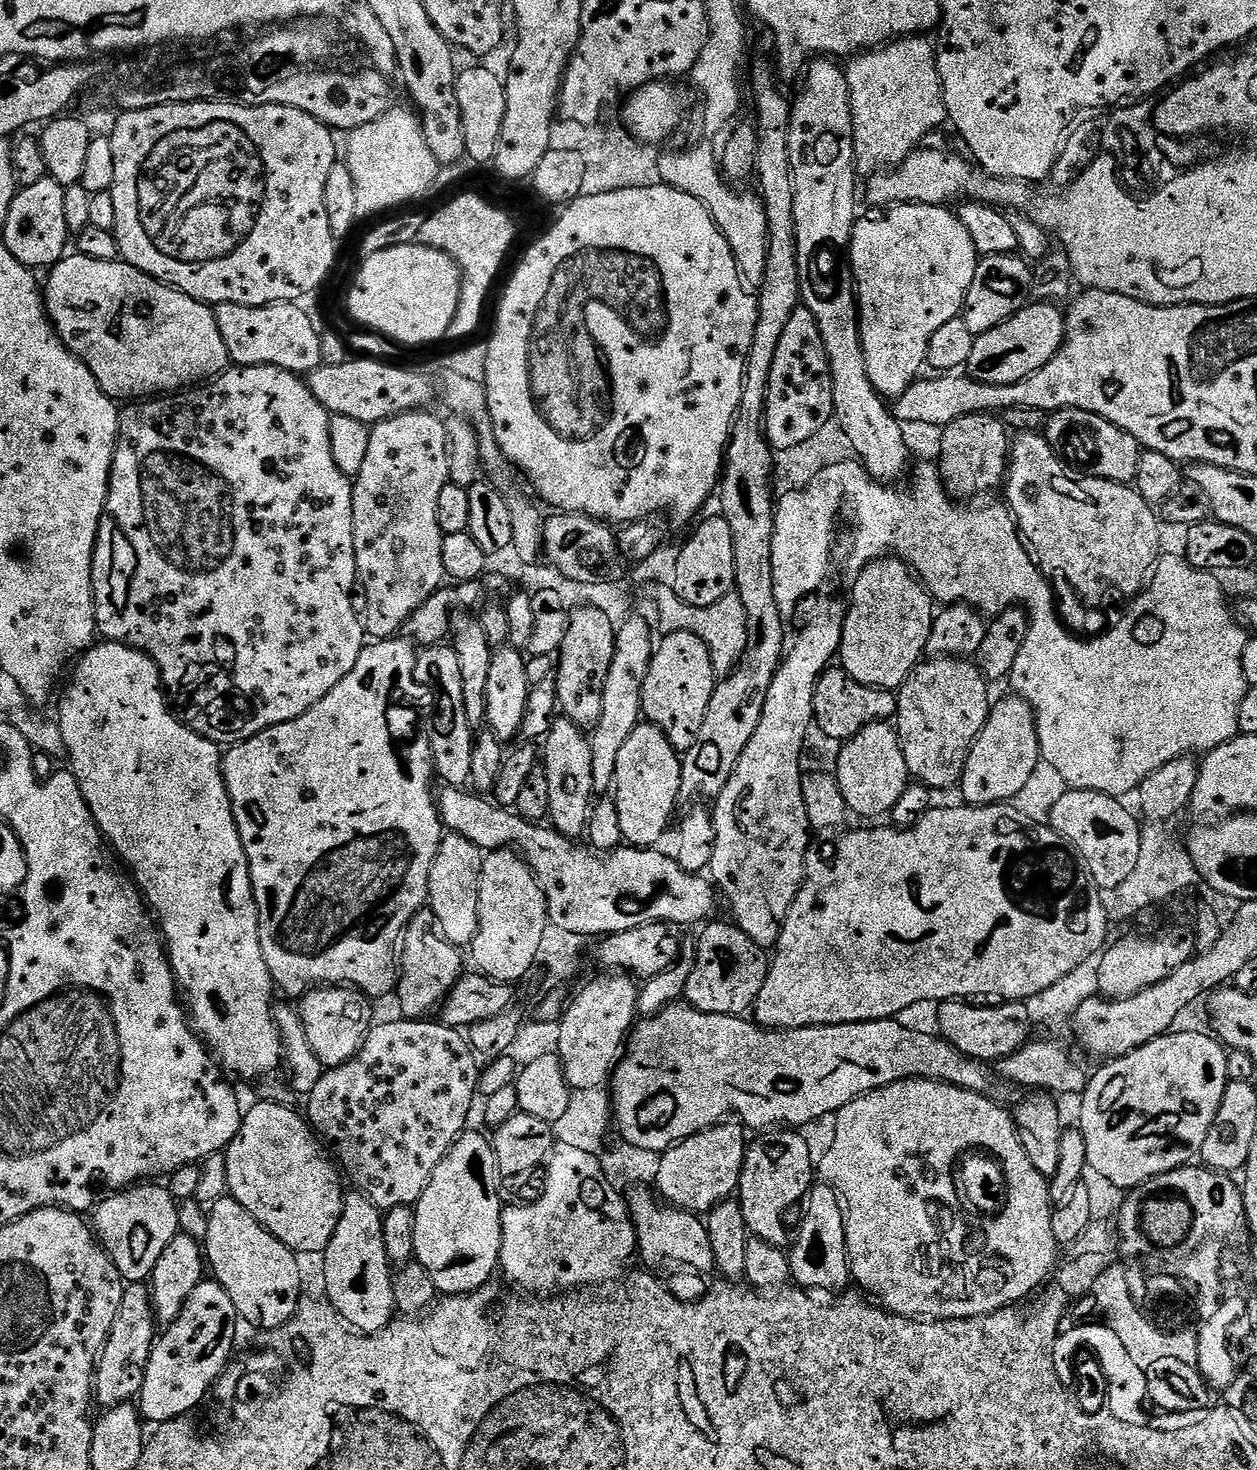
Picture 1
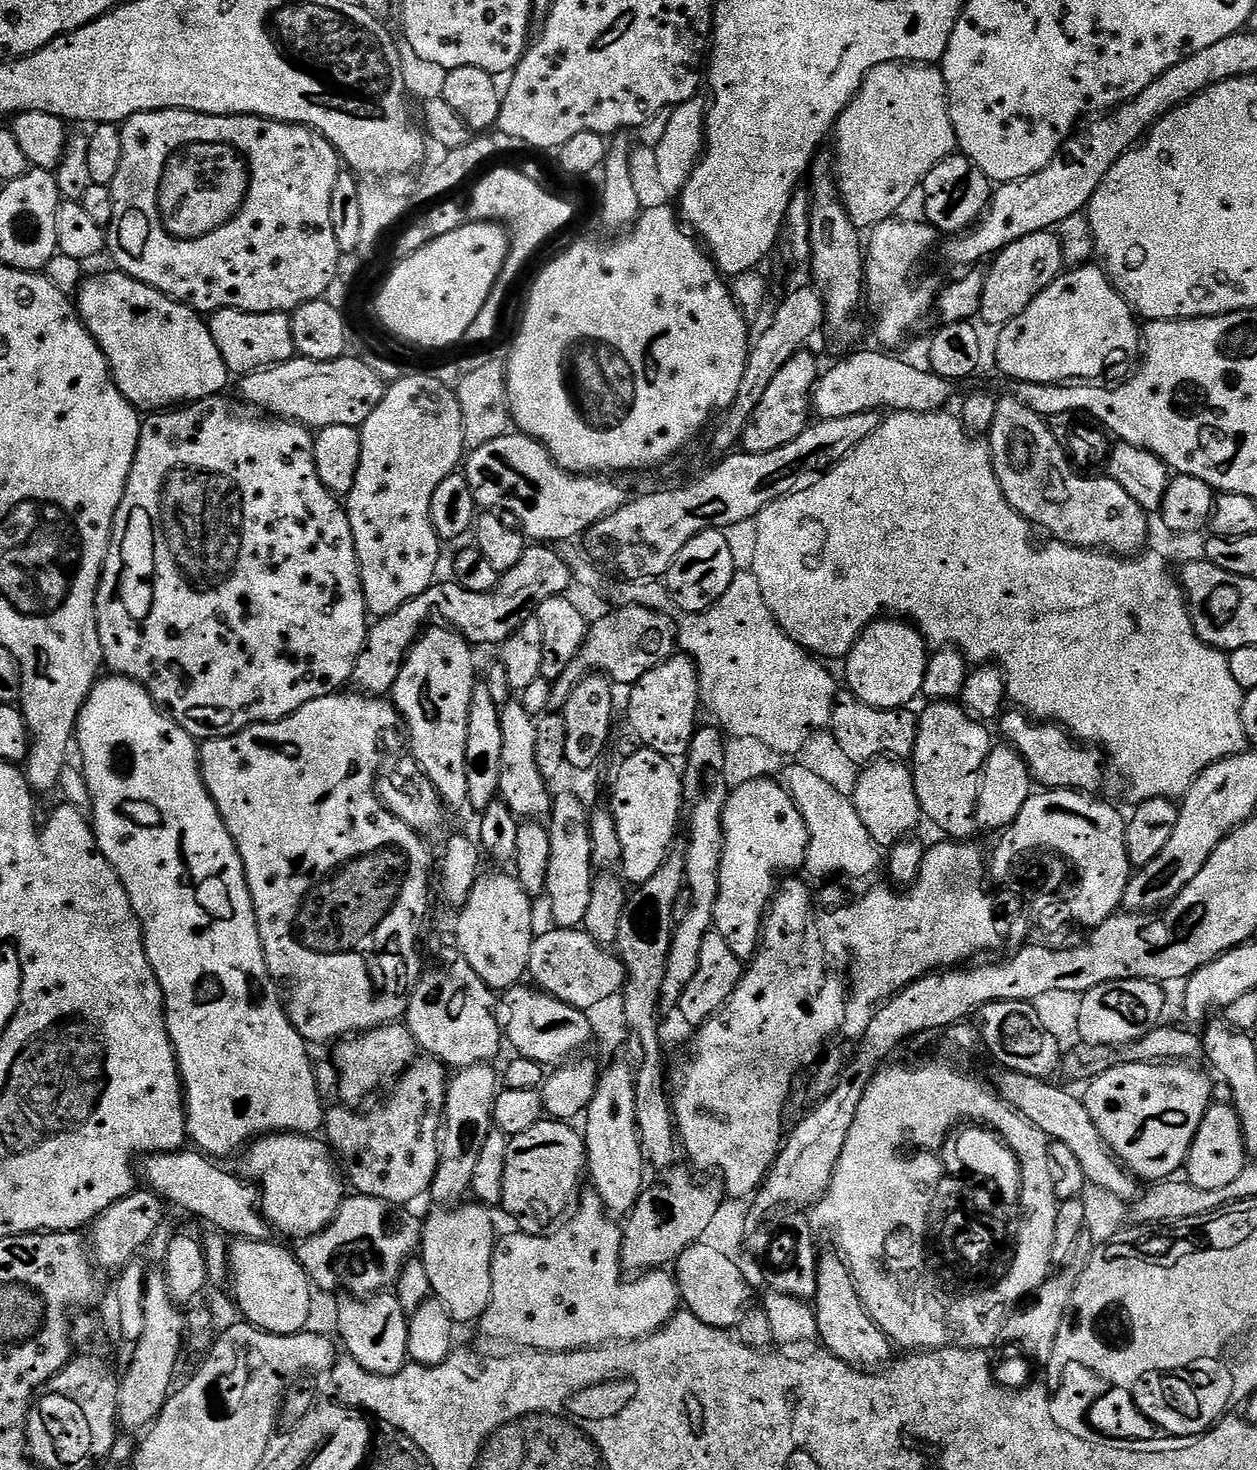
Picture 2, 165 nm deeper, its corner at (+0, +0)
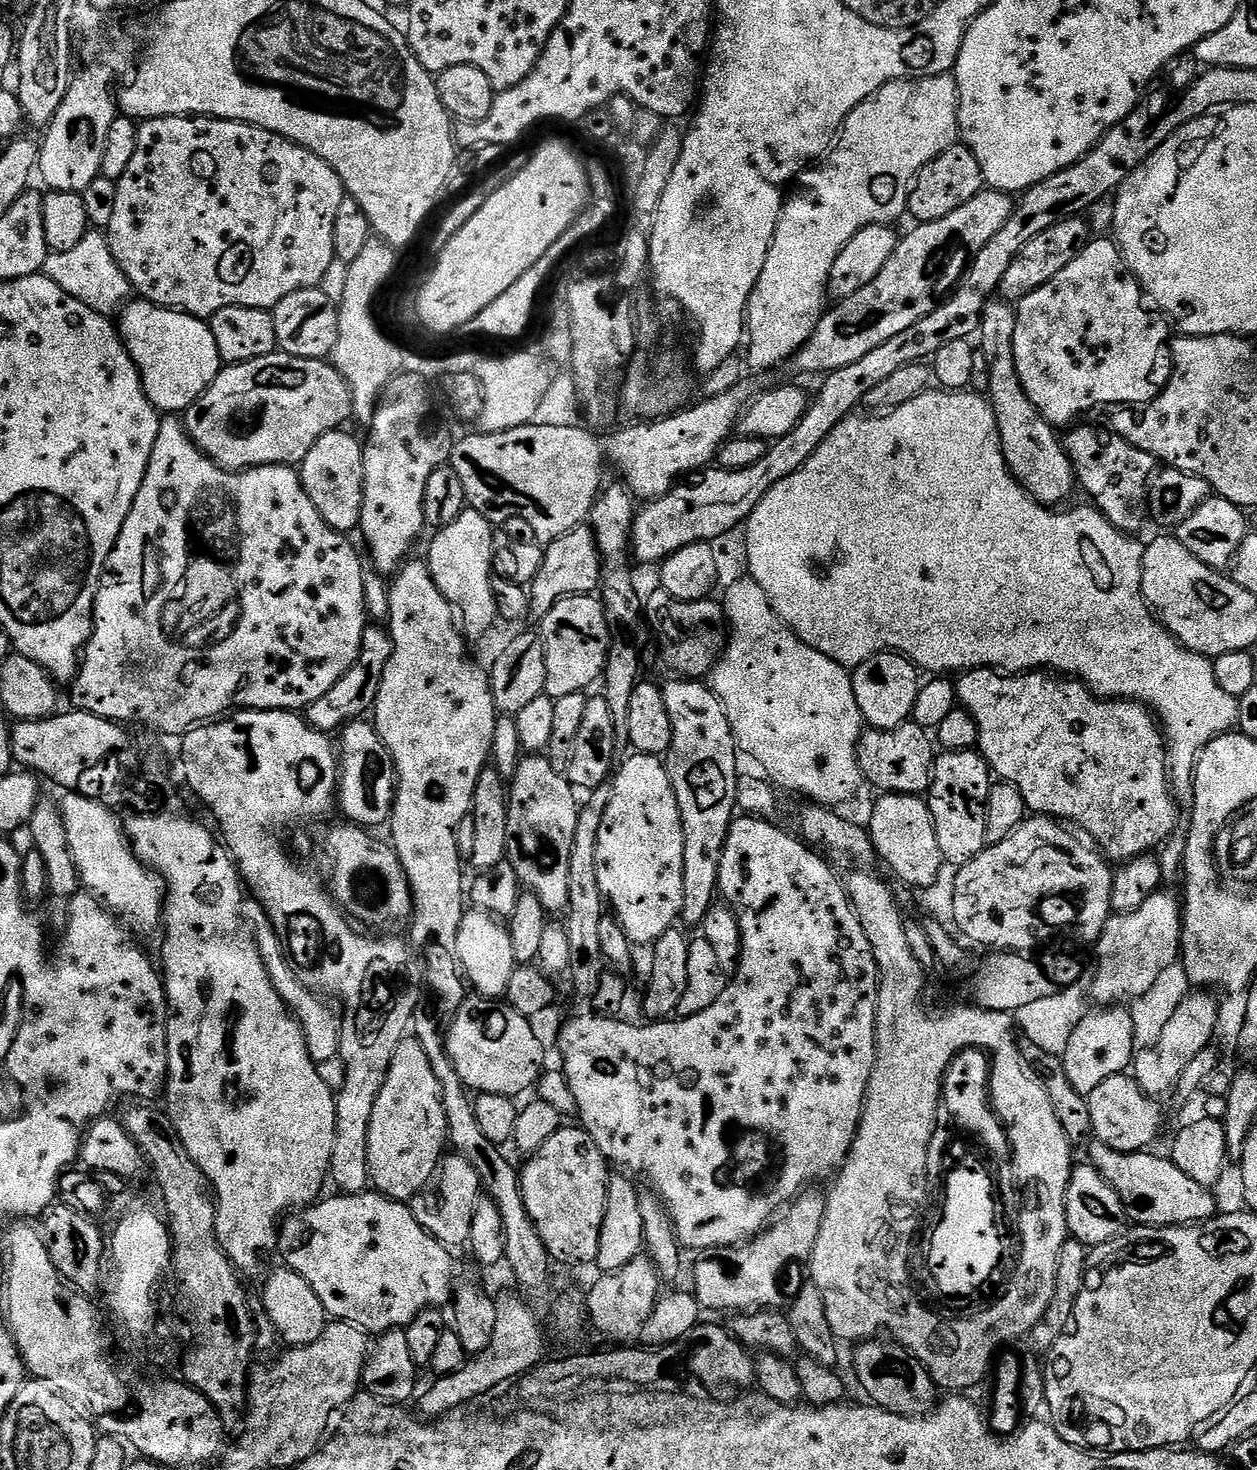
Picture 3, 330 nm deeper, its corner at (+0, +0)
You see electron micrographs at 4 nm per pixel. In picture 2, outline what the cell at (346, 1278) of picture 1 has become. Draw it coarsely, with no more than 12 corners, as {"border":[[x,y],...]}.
{"border":[[395,1295],[348,1298],[339,1343],[358,1366],[393,1376],[408,1360]]}

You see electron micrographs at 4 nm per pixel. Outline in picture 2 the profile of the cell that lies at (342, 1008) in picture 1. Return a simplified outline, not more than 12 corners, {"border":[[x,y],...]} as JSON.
{"border":[[407,1023],[335,1045],[338,1100],[359,1109],[418,1056]]}

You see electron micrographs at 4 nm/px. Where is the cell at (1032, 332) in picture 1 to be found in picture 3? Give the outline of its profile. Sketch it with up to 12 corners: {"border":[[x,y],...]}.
{"border":[[1092,238],[1019,301],[1040,417],[1150,403],[1169,321]]}

